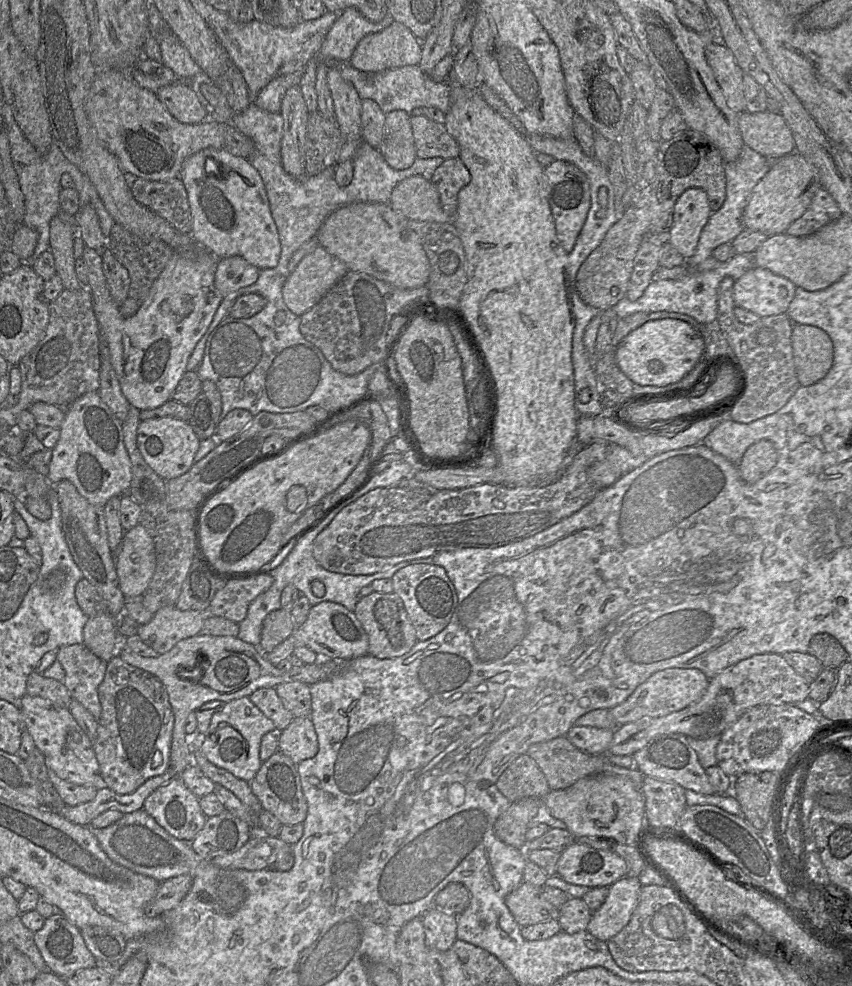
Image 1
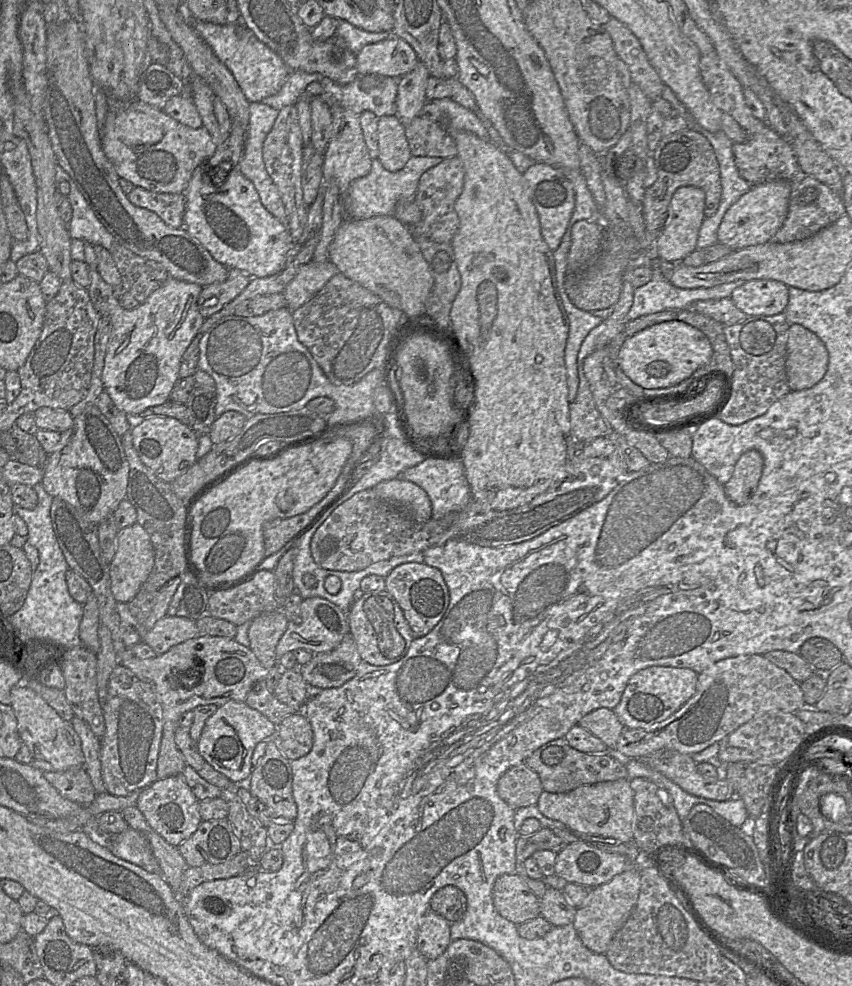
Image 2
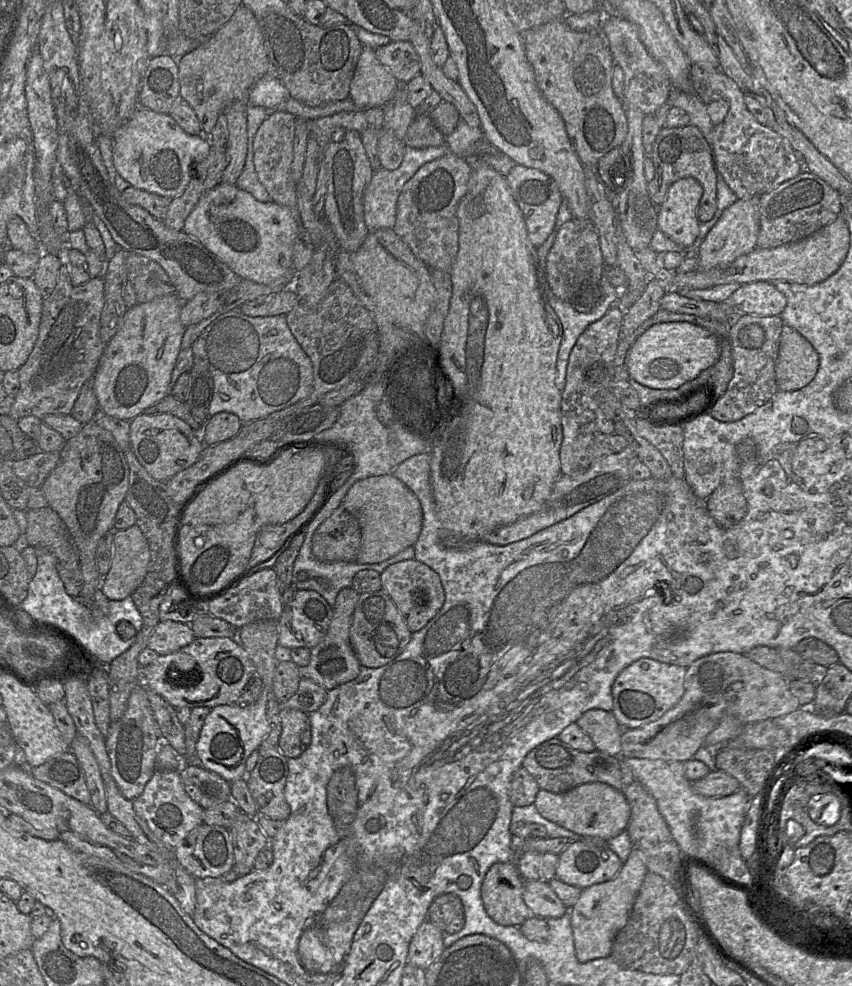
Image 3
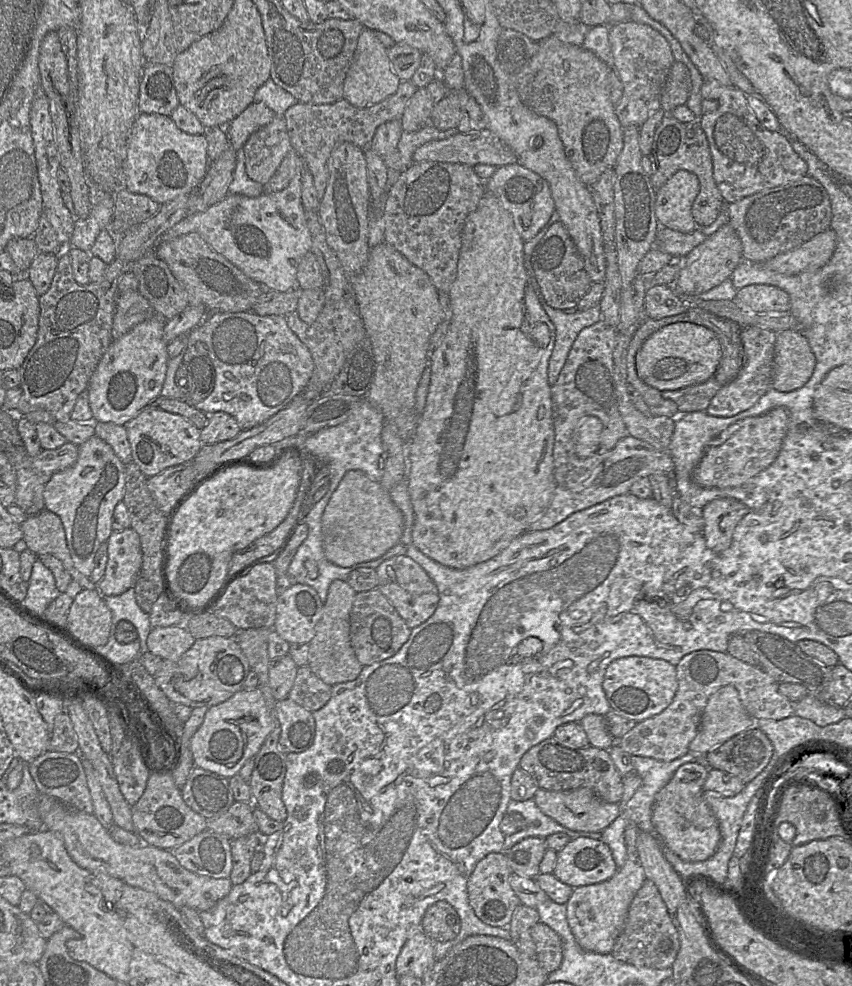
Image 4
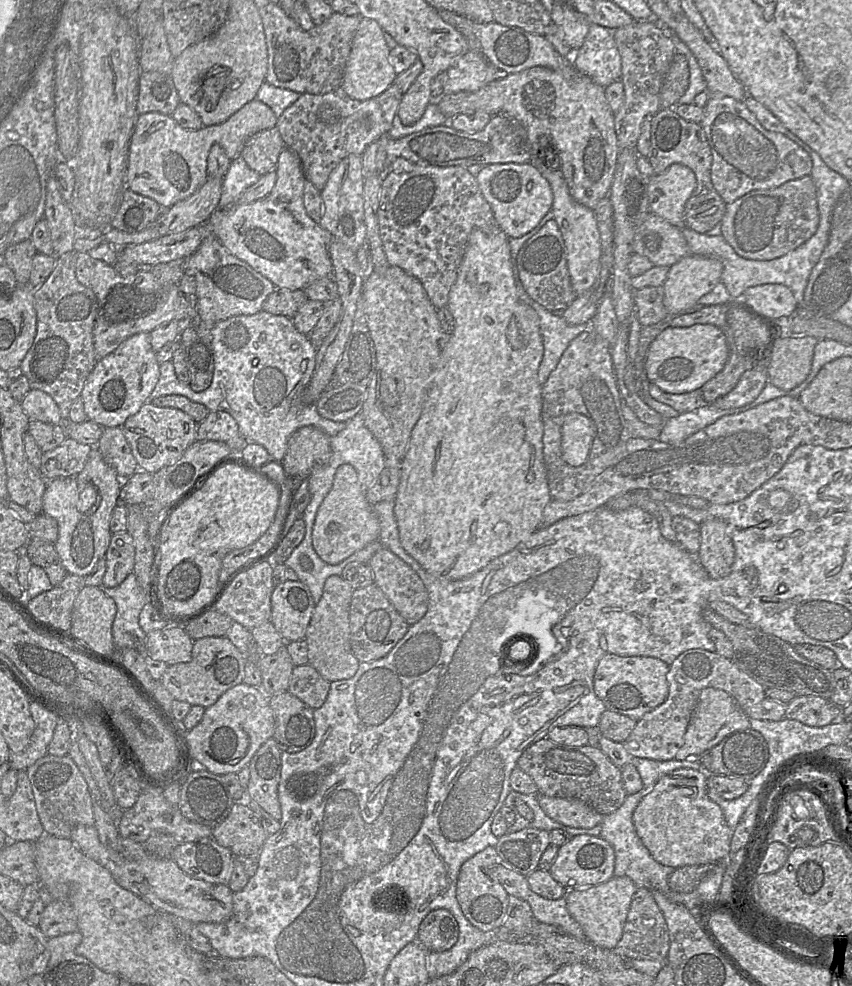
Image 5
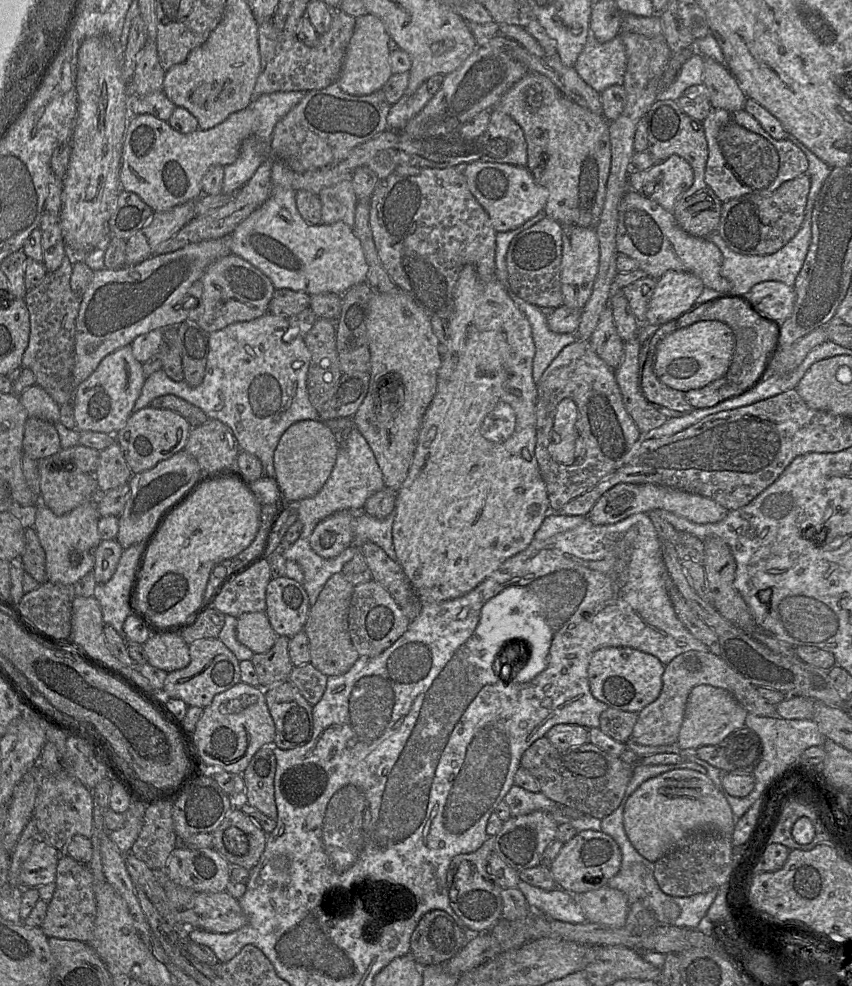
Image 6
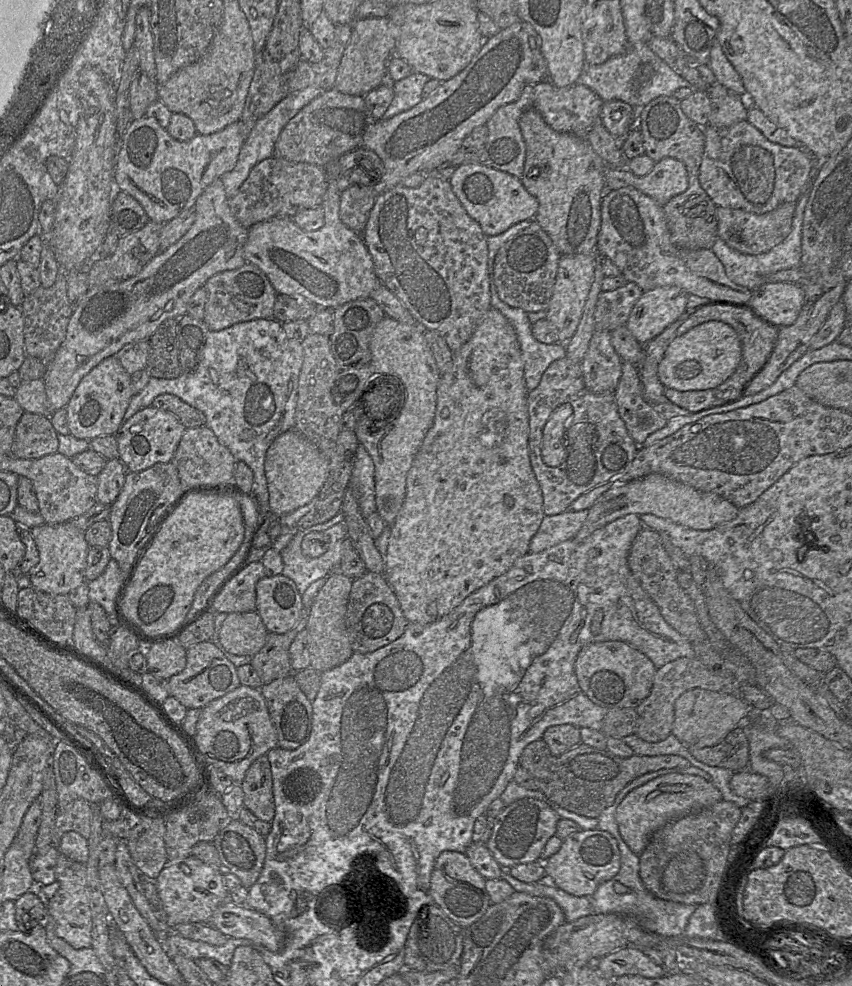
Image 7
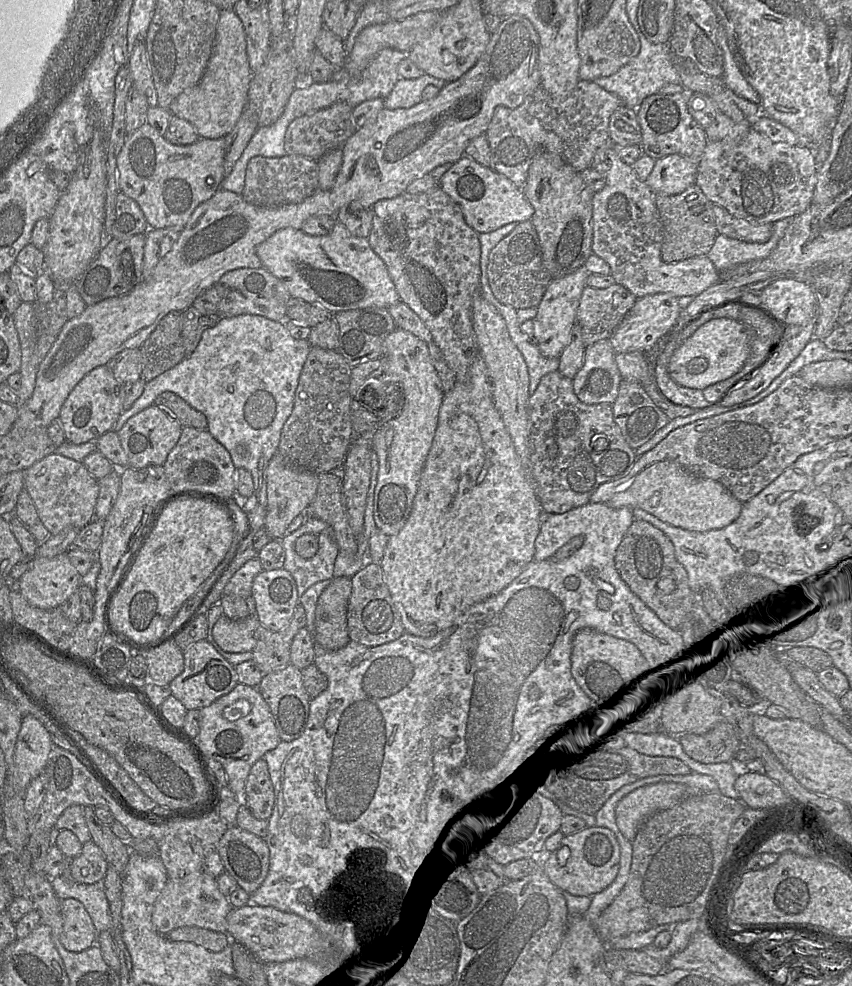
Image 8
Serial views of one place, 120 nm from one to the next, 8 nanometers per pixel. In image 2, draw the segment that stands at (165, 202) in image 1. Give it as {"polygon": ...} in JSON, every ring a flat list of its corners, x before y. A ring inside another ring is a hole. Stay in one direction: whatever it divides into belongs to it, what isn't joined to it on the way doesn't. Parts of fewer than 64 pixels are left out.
{"polygon":[[134,186,127,196,132,204,155,212,170,227,184,226,185,194,157,193]]}

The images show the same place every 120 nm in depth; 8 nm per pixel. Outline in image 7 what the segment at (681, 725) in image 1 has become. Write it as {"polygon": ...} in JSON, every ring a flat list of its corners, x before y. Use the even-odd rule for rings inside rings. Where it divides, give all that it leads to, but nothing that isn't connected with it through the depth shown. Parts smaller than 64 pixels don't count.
{"polygon":[[680,657,668,662,656,670,649,695,635,708,637,712,635,734,646,742,660,742,671,734,675,701,684,692,693,688,702,688,727,694,738,694,738,685,740,684,735,678,712,673,695,657]]}

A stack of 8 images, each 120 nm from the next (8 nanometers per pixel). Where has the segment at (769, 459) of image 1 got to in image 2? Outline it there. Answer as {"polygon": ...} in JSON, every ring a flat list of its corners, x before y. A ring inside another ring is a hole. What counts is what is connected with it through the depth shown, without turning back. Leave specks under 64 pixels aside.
{"polygon":[[758,450,746,451,735,464,729,481,724,484,728,499,737,505,748,503,756,492,763,466,763,456]]}

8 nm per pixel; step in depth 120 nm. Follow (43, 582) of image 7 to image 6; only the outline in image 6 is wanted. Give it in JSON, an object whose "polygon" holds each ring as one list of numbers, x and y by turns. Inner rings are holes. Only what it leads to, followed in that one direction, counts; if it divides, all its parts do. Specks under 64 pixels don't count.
{"polygon":[[97,499,85,502,65,515,57,516,48,507,38,503,33,528,46,556,46,574,49,582,74,585,88,572,93,571,95,550,102,539,98,531,100,515]]}

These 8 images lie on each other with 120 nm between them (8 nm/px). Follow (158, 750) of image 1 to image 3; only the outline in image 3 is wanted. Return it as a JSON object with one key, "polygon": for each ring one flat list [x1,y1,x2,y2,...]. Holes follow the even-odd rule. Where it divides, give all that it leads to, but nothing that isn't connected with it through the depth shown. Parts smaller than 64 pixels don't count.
{"polygon":[[139,684,131,692,122,717,111,722,106,737,106,750,111,763,111,775,120,793,130,801,136,799,156,769,156,756,163,741,153,715,145,688]]}

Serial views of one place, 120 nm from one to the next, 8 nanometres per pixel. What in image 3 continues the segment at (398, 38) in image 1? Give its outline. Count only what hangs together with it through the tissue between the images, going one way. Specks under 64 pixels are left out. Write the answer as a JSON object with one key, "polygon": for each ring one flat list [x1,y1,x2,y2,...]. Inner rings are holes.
{"polygon":[[390,41,374,49,376,58,397,79,405,84,421,74,420,58,410,41]]}

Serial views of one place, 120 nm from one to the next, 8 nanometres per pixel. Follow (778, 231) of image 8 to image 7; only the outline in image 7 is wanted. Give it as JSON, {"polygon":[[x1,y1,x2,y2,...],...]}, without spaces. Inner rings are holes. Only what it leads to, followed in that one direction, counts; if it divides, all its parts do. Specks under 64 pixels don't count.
{"polygon":[[810,184,796,202,796,209,792,220,792,230,790,234,780,244,773,247,770,251,758,255,748,255,740,253,729,247,724,240,717,238,711,250,724,266,727,277,737,285,753,291,761,285,767,283,767,277,772,274,787,269,800,266,802,257,802,225,804,210,809,199]]}

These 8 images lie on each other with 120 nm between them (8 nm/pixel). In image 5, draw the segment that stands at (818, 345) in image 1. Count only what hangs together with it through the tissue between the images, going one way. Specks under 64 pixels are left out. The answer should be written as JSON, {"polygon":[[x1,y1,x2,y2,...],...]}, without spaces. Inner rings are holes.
{"polygon":[[775,335,767,358,768,380,781,390,791,390,809,375,818,340,814,337]]}

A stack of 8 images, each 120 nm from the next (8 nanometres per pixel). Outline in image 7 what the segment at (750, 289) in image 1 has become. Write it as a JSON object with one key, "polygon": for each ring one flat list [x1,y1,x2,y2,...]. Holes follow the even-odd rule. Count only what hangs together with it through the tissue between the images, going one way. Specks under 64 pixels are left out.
{"polygon":[[774,282,753,290,748,303,758,314,783,327,796,321,803,302,804,291,798,284]]}

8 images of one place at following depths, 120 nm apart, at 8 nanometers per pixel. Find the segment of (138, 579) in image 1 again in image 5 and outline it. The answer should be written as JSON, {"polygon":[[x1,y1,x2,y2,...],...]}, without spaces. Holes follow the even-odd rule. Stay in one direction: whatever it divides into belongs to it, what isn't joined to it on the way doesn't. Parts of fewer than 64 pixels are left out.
{"polygon":[[127,531,113,533,104,558,106,560,106,571,101,587,116,587,134,569,135,546,132,536]]}

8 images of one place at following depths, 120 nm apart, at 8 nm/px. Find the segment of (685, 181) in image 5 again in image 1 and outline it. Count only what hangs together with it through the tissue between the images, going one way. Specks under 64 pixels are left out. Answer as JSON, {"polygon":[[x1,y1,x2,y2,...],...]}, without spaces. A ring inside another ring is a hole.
{"polygon":[[700,188,687,189,677,199,667,240,685,260,694,255,711,214,707,194]]}

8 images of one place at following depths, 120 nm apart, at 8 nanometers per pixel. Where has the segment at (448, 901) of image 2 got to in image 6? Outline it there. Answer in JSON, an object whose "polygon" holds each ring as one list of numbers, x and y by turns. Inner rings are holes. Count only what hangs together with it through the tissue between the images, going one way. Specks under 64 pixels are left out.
{"polygon":[[435,909,422,916,410,939,410,954,421,966,442,964,466,943,466,932,445,911]]}

